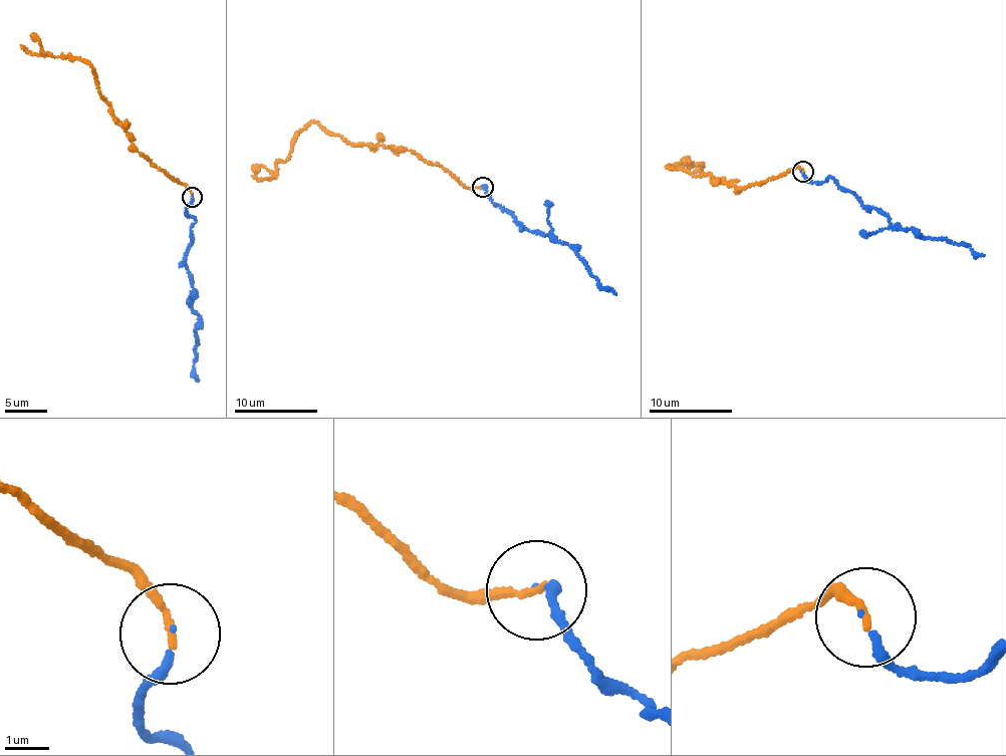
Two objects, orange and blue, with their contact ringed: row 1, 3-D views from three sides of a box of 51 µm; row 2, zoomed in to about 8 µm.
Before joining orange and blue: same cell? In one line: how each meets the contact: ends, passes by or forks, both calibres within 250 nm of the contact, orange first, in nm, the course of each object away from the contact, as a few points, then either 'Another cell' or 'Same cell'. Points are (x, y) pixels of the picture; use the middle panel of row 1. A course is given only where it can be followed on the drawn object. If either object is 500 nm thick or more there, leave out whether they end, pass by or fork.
At the ring orange ends. At the ring blue ends. Thickness 160 nm (orange) against 130 nm. Course of orange: (482, 187), (462, 186), (444, 168), (406, 150), (359, 146), (312, 122), (298, 134), (272, 177), (251, 176). Course of blue: (482, 185), (486, 194), (523, 227), (550, 235), (574, 250), (599, 286), (616, 294). Same cell

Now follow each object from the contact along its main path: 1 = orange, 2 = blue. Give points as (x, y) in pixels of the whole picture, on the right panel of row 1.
1: (802, 173), (797, 167), (740, 190), (713, 178), (668, 167), (702, 166), (693, 171)
2: (801, 172), (813, 183), (835, 180), (838, 185), (888, 217), (892, 223), (985, 255)

